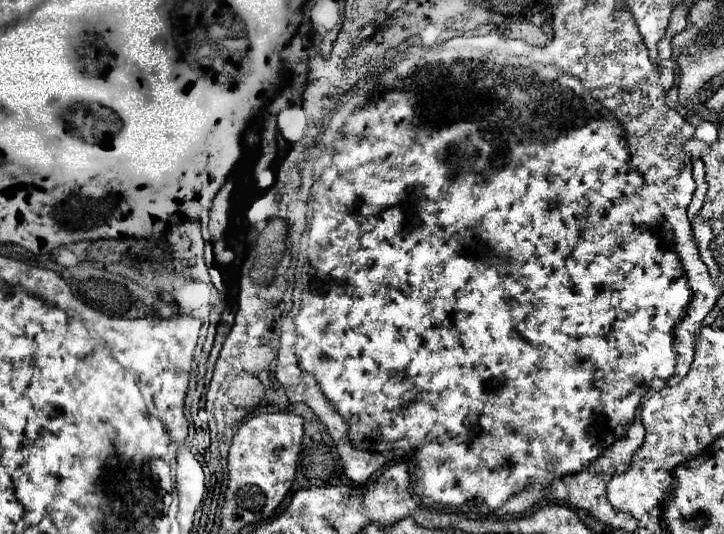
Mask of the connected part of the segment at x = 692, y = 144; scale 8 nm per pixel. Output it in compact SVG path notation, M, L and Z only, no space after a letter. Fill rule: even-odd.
M692 137L692 139L688 139L688 141L684 143L684 147L686 147L686 151L688 151L688 155L690 155L690 157L704 157L704 155L706 155L706 151L708 151L708 145L706 145L706 143L696 141L694 137Z

